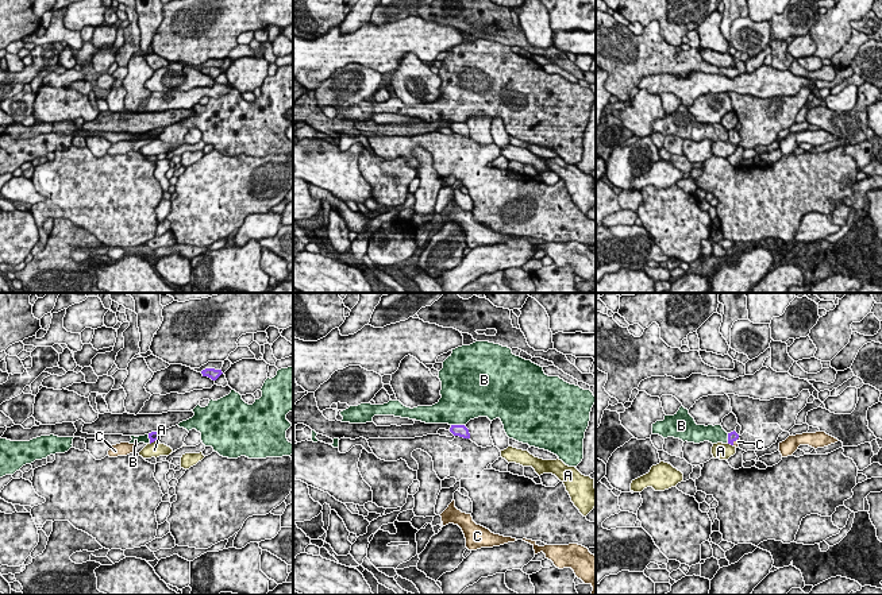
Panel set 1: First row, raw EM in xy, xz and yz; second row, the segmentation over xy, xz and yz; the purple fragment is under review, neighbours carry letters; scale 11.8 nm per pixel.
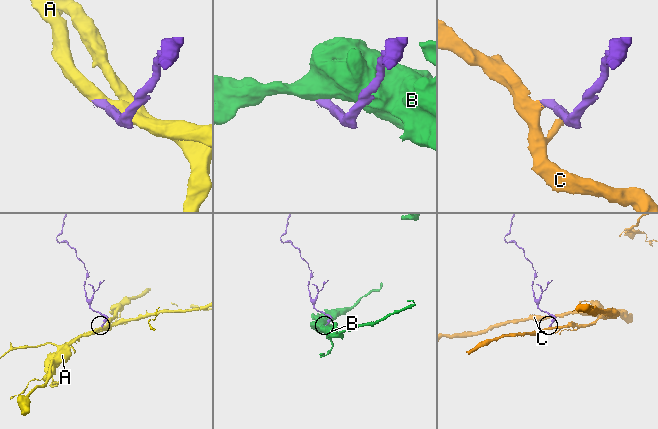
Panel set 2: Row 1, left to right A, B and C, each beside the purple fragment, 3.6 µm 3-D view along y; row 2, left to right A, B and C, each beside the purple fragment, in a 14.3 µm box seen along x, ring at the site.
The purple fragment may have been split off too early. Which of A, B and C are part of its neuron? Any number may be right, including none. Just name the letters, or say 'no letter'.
C

